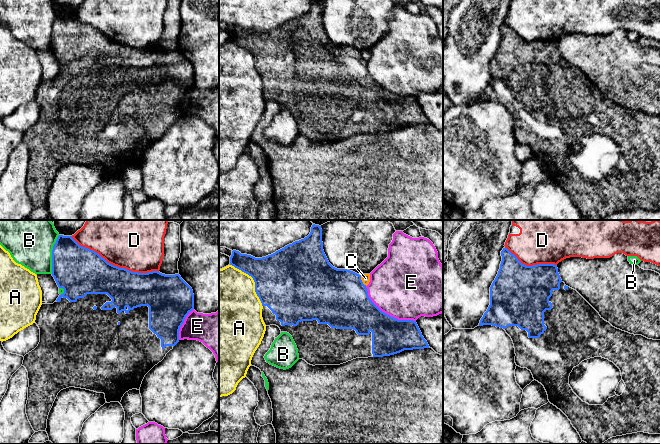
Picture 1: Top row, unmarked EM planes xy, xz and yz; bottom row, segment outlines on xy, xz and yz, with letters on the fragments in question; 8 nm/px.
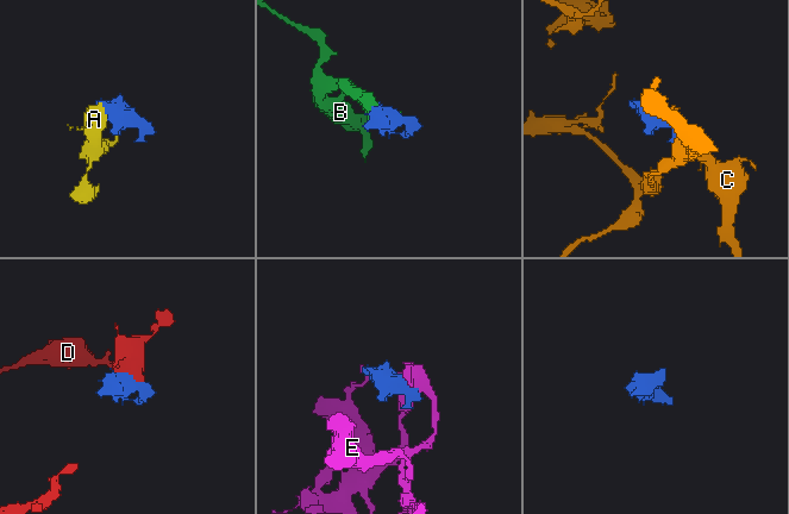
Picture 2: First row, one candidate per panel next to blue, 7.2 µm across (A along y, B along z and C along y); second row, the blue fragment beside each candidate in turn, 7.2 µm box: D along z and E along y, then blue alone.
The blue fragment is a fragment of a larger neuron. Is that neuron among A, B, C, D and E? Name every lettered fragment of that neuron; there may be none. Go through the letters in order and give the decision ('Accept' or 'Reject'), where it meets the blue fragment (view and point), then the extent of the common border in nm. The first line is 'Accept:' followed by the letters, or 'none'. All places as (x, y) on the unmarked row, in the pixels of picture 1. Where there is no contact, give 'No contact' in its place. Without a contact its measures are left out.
Accept: none
A: Reject. Touches blue at xz (254, 57). Shared border 440 nm
B: Reject. Touches blue at xy (52, 30). Shared border 320 nm
C: Reject. Touches blue at xz (361, 57). Shared border 100 nm
D: Reject. Touches blue at xy (113, 41). Shared border 750 nm
E: Reject. Touches blue at xz (385, 89). Shared border 500 nm

